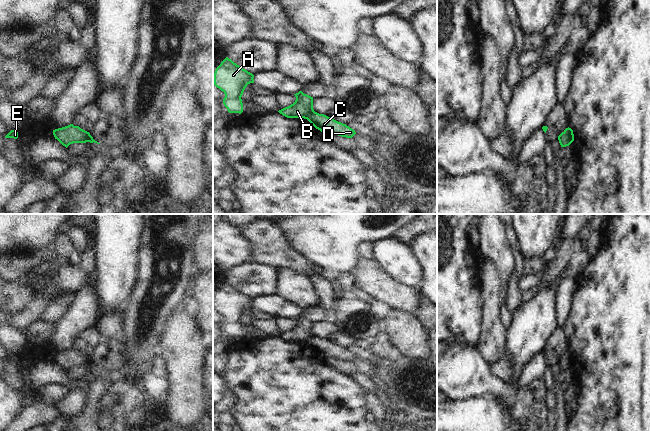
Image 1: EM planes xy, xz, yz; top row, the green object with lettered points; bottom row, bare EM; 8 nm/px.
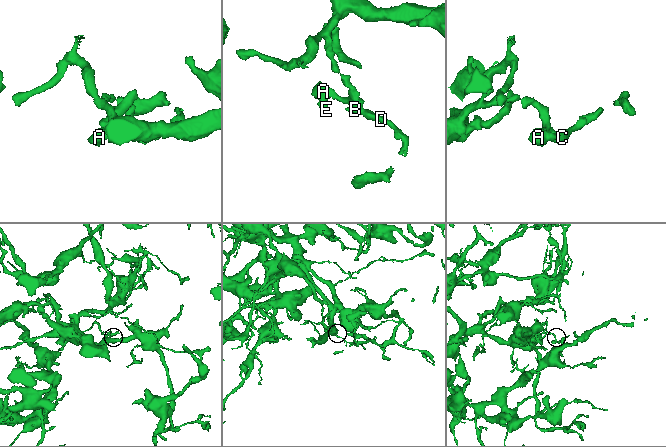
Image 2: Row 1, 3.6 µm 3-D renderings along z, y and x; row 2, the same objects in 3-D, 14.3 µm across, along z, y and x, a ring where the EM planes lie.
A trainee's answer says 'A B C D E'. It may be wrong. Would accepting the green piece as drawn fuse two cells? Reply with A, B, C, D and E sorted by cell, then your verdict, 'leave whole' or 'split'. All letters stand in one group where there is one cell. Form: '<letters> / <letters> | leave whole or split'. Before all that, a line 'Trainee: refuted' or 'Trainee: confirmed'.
Trainee: refuted
A B E / C D | split

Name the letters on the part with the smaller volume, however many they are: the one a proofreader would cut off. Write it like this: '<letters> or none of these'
C, D

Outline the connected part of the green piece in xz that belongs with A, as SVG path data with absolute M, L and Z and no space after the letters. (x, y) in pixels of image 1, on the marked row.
M226 57L216 68L213 84L224 92L223 104L229 113L243 112L242 95L254 75Z

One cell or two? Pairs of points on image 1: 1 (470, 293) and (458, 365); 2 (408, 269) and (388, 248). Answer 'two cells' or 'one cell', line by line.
1: two cells
2: one cell

